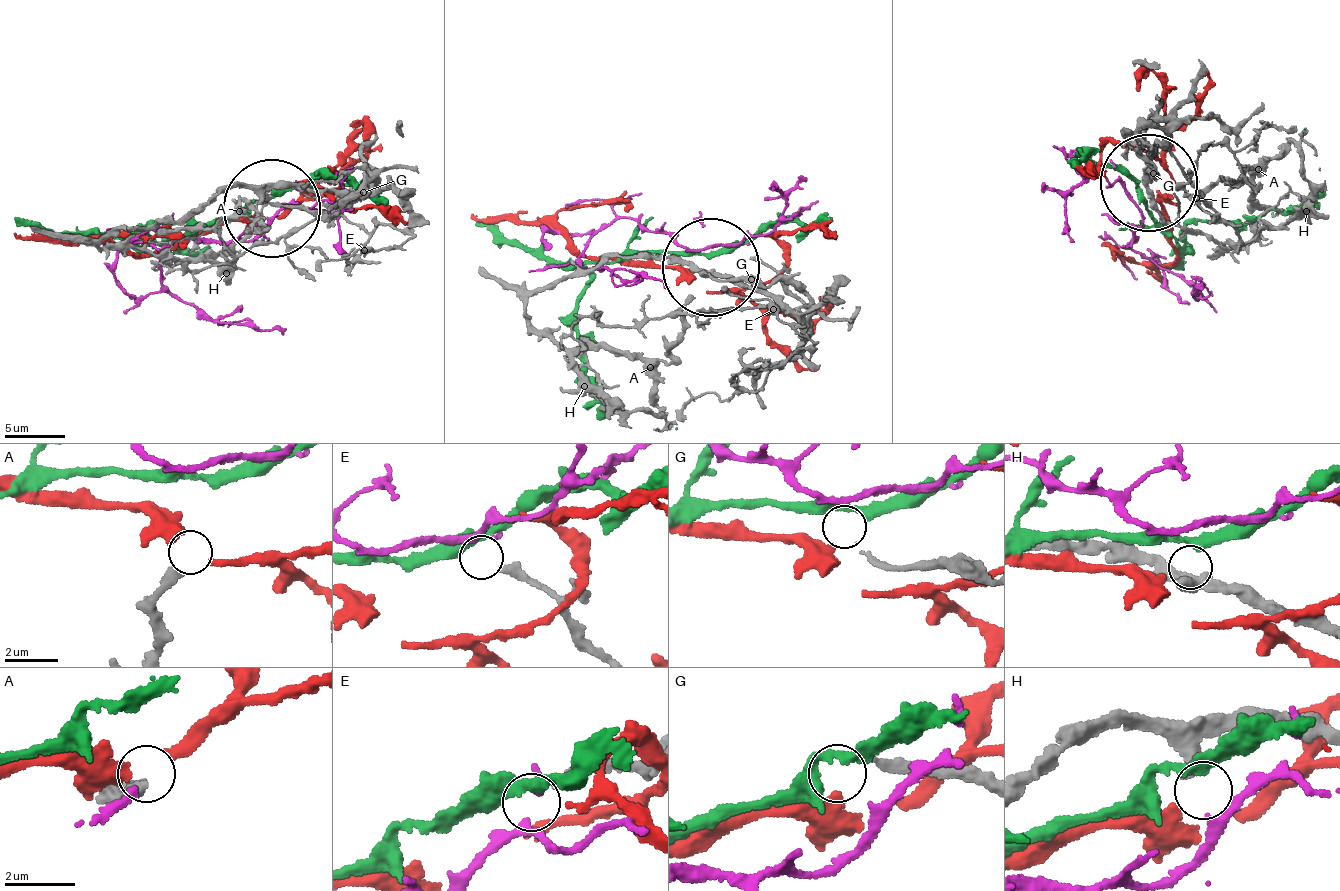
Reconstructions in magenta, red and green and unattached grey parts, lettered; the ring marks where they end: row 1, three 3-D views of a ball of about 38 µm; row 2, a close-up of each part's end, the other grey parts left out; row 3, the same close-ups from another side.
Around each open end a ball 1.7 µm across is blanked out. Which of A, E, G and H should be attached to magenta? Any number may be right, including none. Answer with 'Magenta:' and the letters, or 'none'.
Magenta: E

